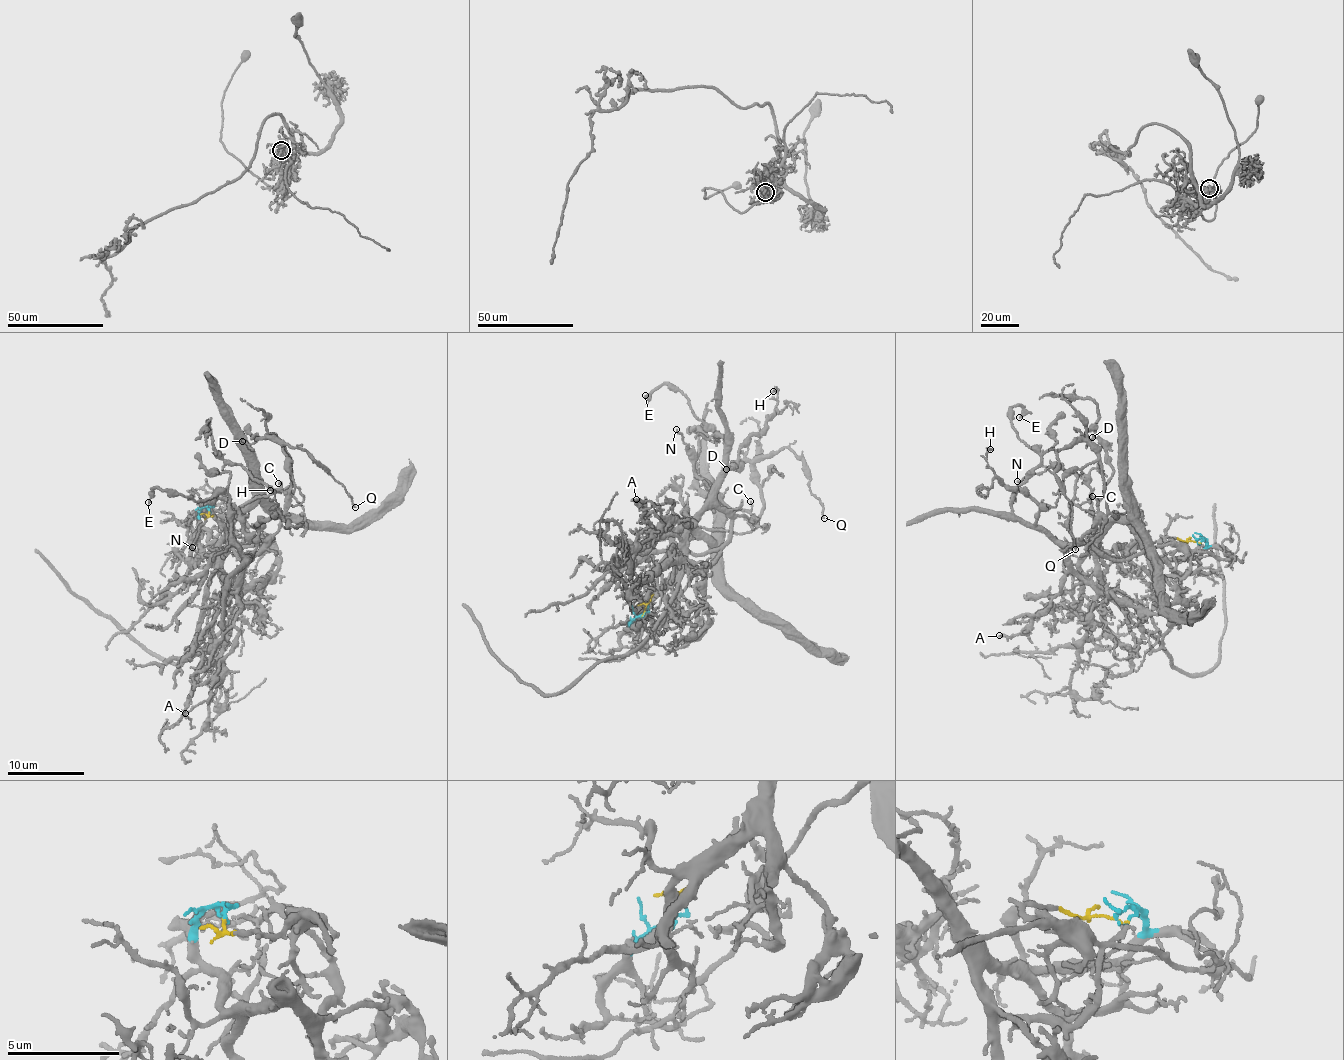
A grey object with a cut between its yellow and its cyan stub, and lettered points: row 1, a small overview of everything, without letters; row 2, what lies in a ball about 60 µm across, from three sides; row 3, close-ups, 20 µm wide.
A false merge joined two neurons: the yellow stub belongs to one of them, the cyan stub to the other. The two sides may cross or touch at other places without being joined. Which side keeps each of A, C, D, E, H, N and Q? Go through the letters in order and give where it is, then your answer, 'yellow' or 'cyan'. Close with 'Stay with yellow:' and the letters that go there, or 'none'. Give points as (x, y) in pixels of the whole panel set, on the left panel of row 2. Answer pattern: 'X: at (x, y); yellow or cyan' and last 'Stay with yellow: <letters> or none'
A: at (185, 713); yellow
C: at (278, 483); yellow
D: at (242, 441); yellow
E: at (148, 502); yellow
H: at (270, 490); yellow
N: at (192, 547); yellow
Q: at (355, 507); yellow
Stay with yellow: A, C, D, E, H, N, Q

